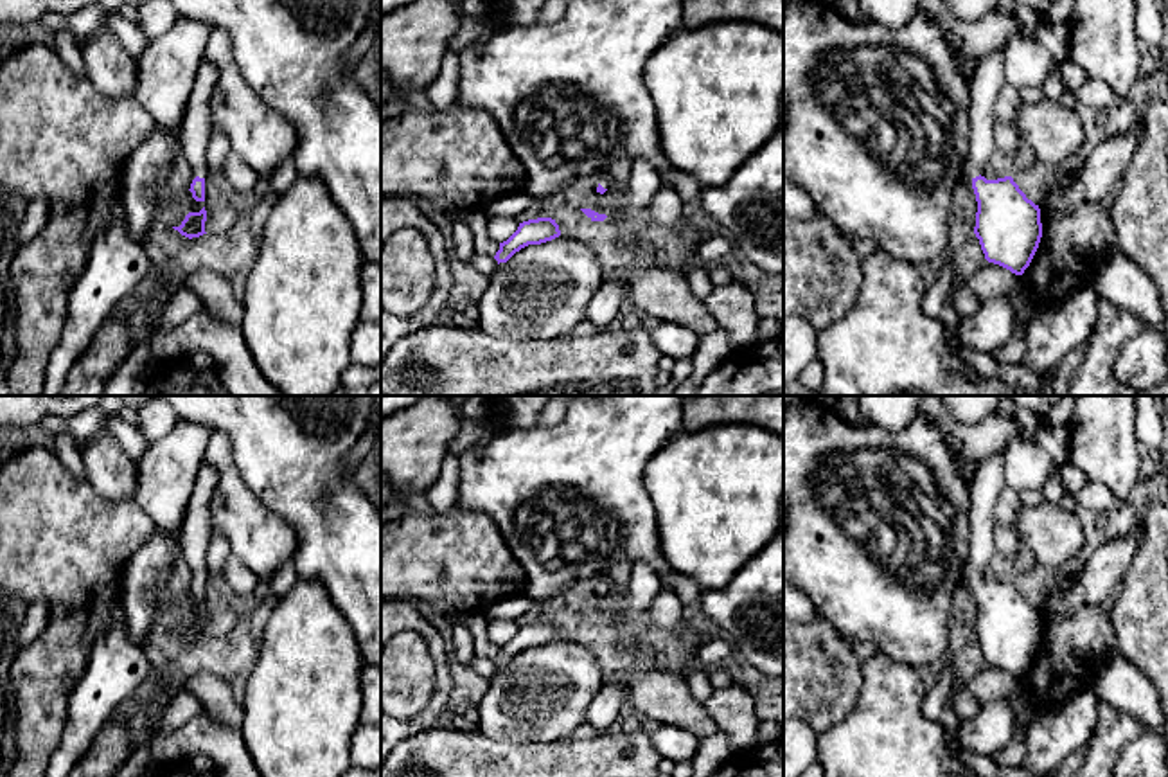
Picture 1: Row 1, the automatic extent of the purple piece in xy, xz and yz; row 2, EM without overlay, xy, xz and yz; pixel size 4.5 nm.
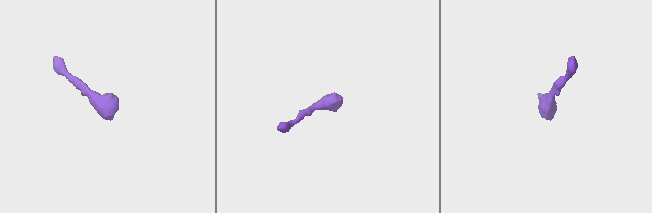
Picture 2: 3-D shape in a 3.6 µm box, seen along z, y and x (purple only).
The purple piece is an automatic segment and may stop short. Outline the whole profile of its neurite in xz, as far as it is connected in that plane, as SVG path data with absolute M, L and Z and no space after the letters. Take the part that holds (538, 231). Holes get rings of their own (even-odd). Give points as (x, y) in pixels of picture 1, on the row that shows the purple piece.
M537 218L519 223L518 230L503 243L494 259L507 263L516 252L528 245L541 245L561 236L559 225L552 218Z

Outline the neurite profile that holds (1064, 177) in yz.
M1066 165L1057 169L1057 176L1044 189L1044 196L1039 205L1046 205L1058 191L1064 191L1073 183L1076 169L1067 169Z

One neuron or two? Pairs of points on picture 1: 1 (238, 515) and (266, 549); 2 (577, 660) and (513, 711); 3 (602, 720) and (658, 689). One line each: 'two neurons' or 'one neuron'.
1: one neuron
2: one neuron
3: two neurons

